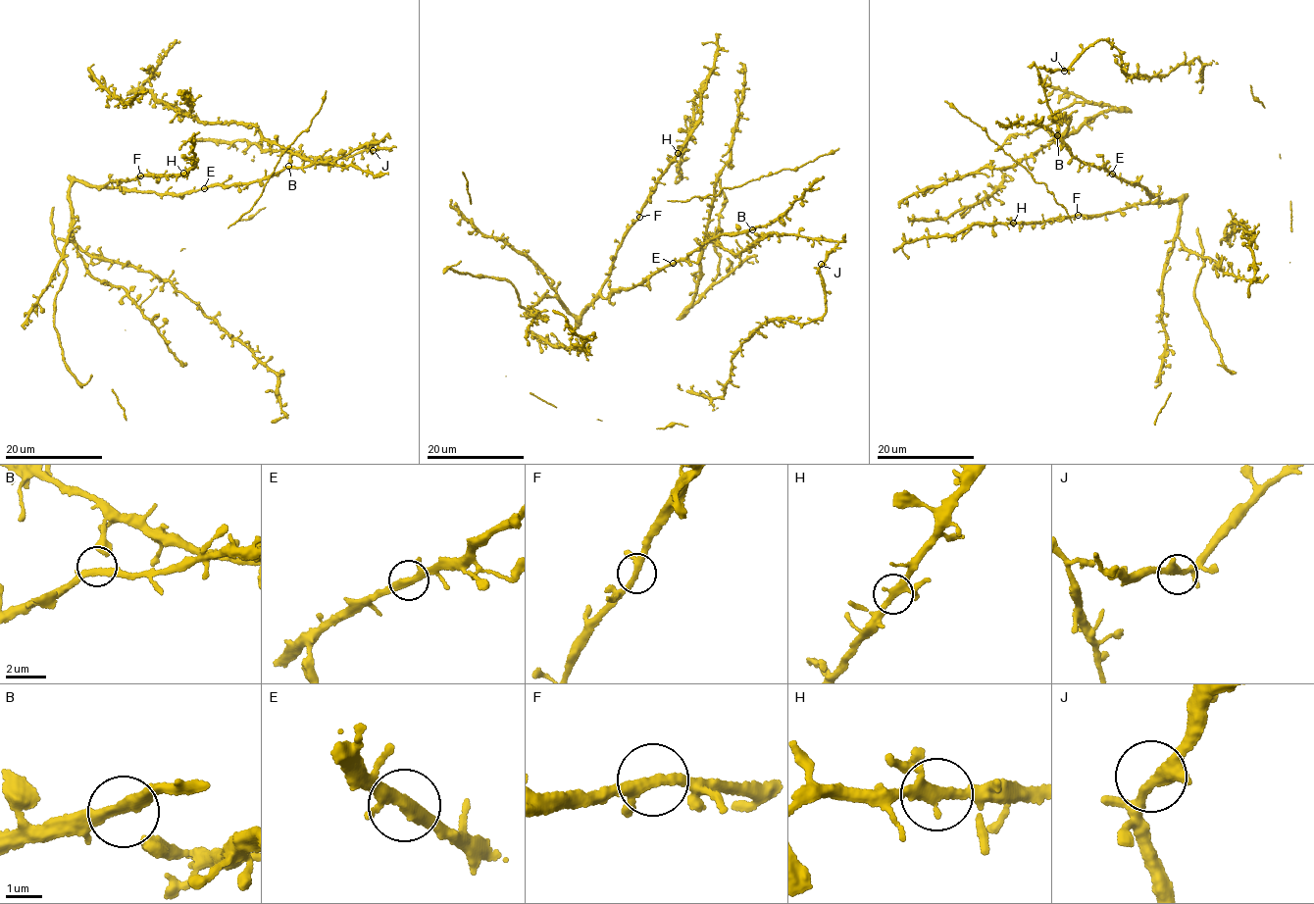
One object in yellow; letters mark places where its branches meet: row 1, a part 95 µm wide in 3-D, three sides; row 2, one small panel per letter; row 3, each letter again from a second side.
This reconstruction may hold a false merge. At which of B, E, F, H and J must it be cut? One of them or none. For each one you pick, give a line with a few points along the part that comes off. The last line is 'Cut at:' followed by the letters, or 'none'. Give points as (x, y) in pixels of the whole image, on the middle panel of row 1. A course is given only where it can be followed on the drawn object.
Cut at: none

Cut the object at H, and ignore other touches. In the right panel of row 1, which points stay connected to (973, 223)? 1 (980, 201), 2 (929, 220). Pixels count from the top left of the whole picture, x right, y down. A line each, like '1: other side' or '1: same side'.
1: other side
2: other side

